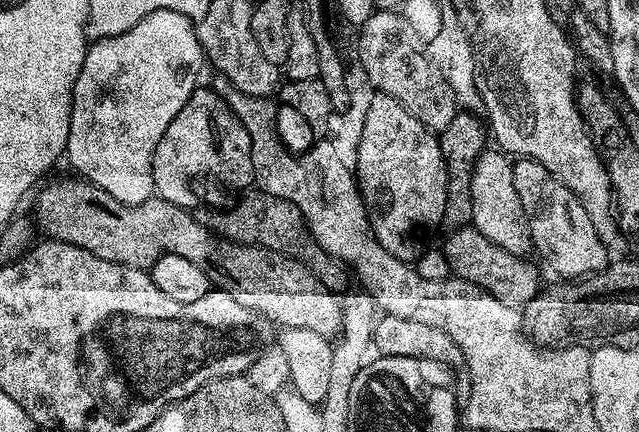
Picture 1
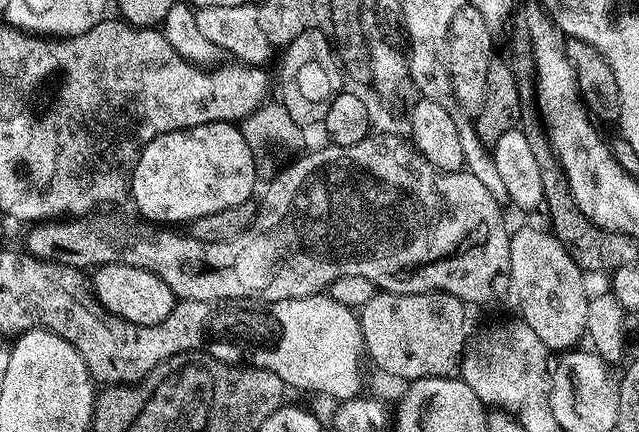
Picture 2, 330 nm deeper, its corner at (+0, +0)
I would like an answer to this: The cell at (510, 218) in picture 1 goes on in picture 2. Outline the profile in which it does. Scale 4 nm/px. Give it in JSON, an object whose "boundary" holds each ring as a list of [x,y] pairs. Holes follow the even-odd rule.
{"boundary":[[[520,228],[511,233],[510,266],[511,287],[520,299],[520,312],[525,324],[546,342],[550,350],[572,350],[587,330],[587,306],[590,292],[584,289],[585,273],[581,272],[568,251],[551,231],[540,228]]]}

